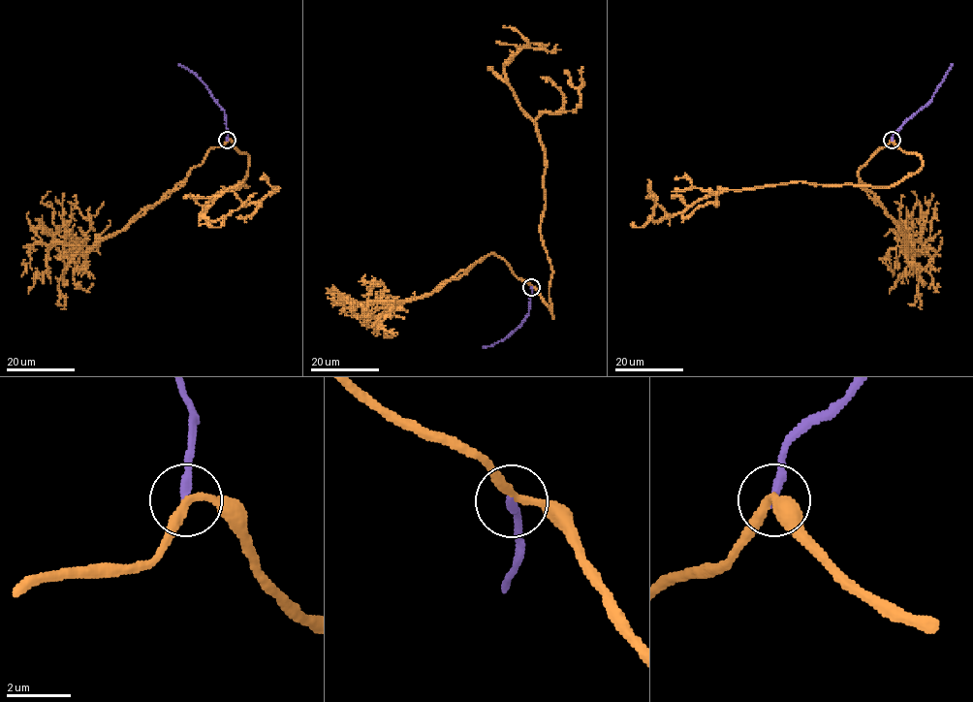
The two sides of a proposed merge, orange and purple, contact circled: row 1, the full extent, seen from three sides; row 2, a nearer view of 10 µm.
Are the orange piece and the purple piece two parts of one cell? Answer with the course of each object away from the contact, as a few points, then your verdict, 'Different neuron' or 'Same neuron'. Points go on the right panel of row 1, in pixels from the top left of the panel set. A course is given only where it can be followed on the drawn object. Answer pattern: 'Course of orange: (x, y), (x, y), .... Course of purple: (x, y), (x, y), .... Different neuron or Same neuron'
Course of orange: (892, 140), (916, 153), (922, 166), (889, 187), (801, 181), (719, 189), (660, 221), (653, 219), (654, 193). Course of purple: (892, 140), (893, 135), (931, 98), (952, 64). Same neuron

